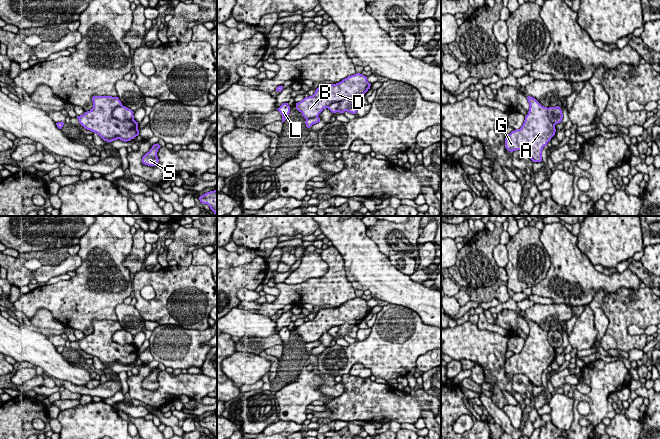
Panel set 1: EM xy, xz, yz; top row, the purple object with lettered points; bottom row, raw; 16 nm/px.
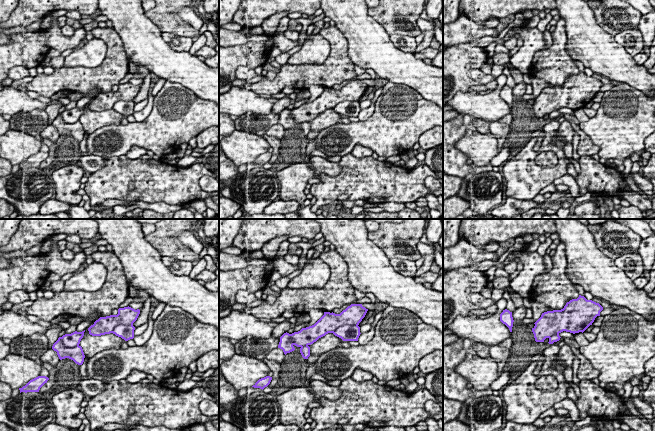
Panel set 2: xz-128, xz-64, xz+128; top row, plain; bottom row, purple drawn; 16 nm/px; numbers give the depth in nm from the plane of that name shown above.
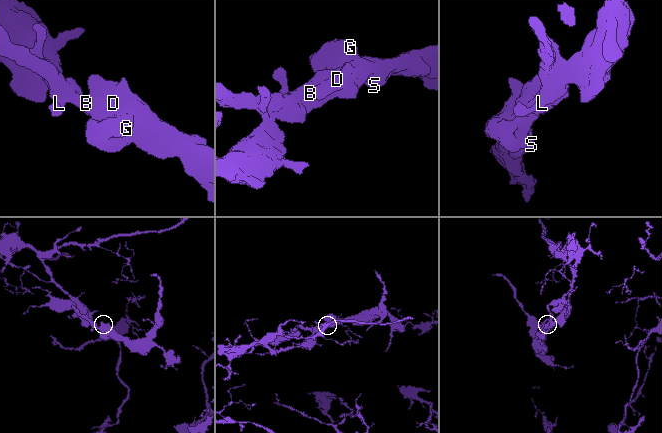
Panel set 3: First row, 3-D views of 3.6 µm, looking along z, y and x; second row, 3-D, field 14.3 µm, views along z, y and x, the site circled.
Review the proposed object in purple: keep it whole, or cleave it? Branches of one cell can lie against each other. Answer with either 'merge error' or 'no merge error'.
merge error

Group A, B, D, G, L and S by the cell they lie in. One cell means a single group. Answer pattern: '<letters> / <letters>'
A B D G S / L

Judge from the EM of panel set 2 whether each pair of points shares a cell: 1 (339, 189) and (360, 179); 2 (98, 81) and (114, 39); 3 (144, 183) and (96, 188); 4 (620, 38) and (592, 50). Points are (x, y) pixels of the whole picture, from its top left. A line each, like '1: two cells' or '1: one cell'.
1: one cell
2: one cell
3: one cell
4: two cells

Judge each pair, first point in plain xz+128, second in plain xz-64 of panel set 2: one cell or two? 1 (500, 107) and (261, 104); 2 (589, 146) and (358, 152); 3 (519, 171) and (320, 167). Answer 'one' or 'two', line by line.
1: one
2: one
3: two

